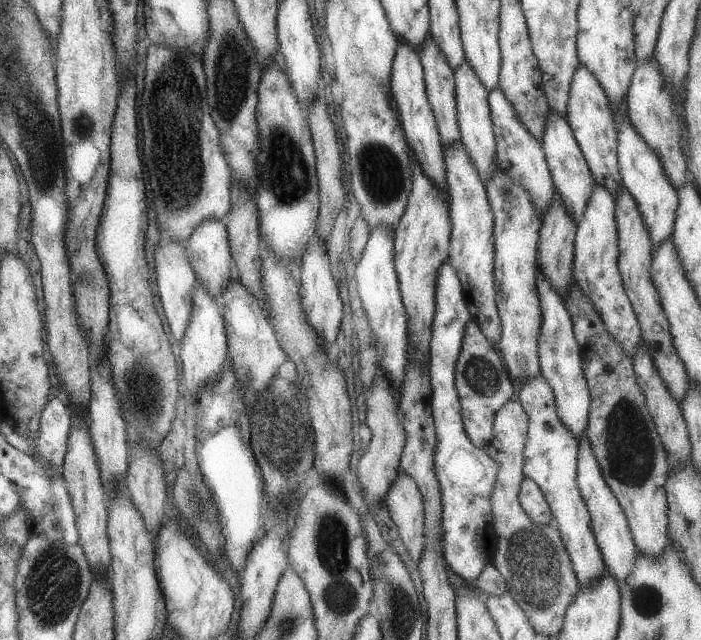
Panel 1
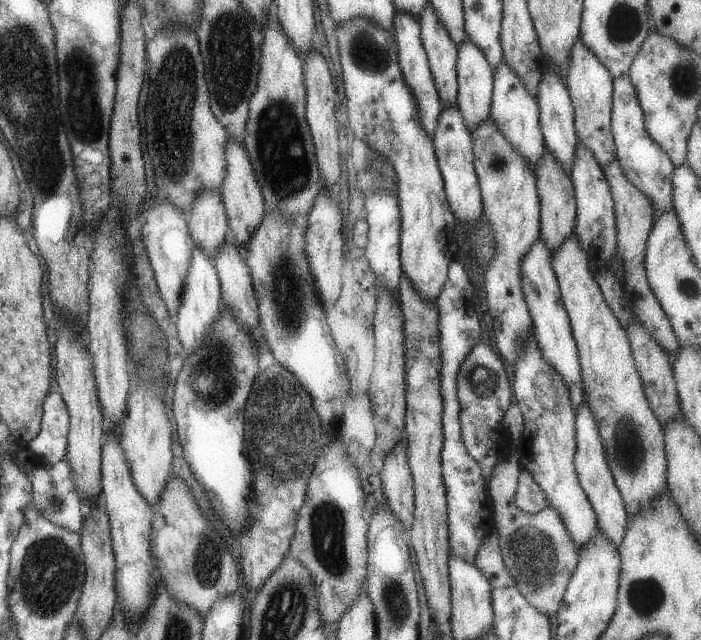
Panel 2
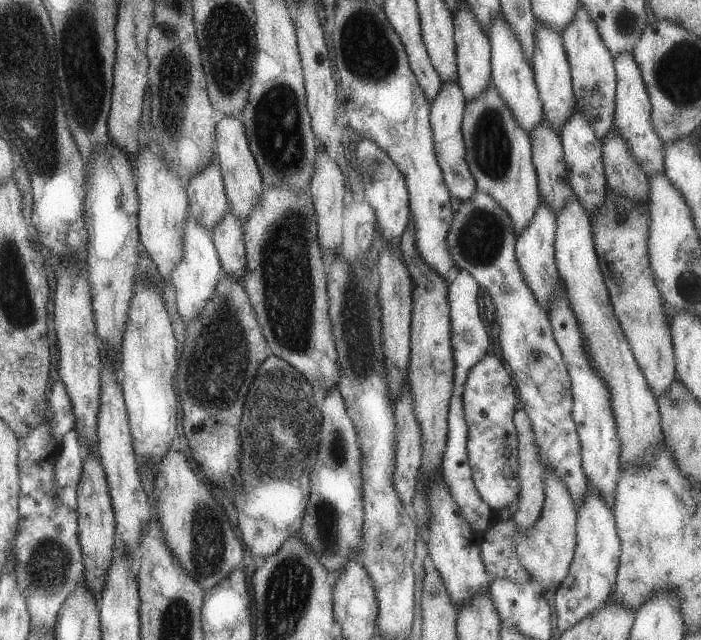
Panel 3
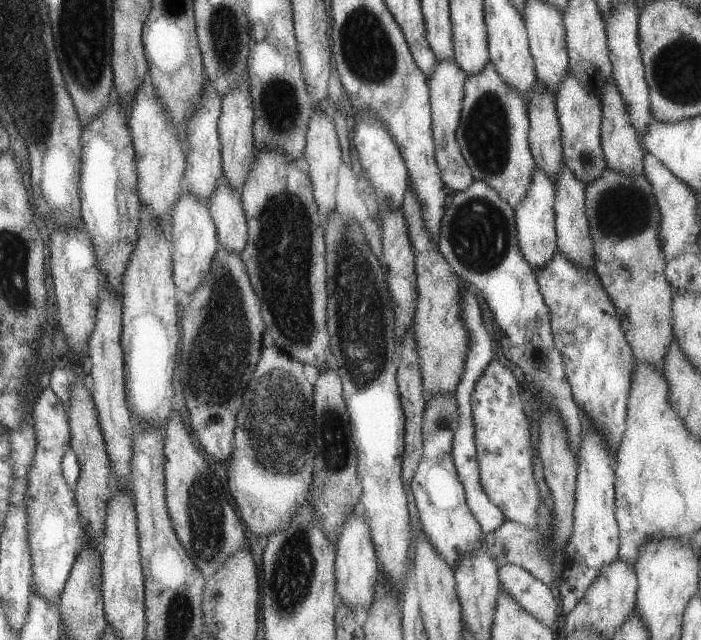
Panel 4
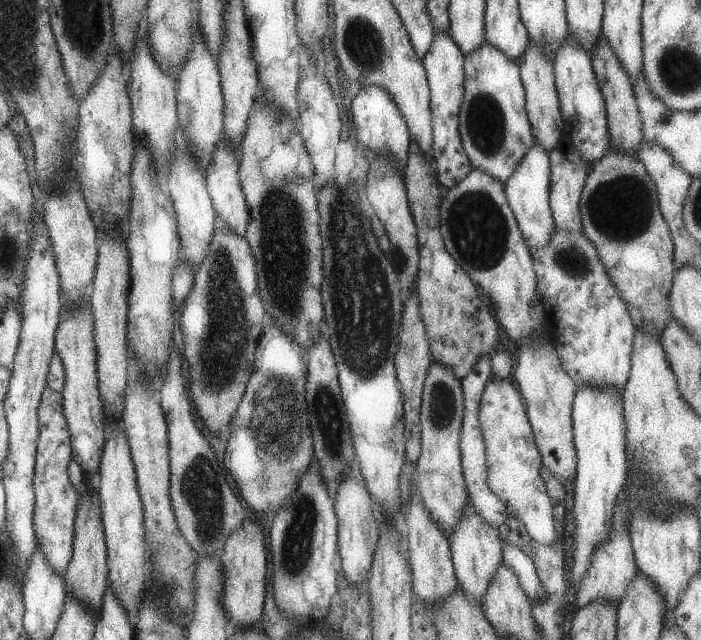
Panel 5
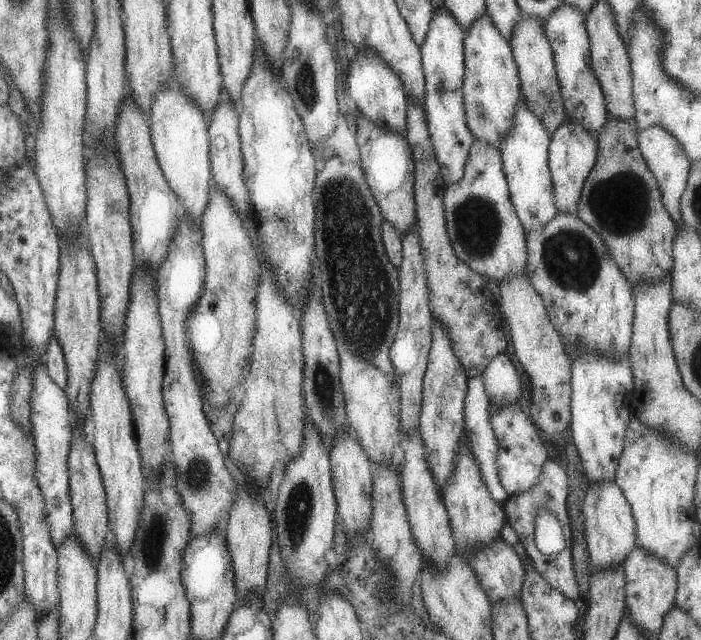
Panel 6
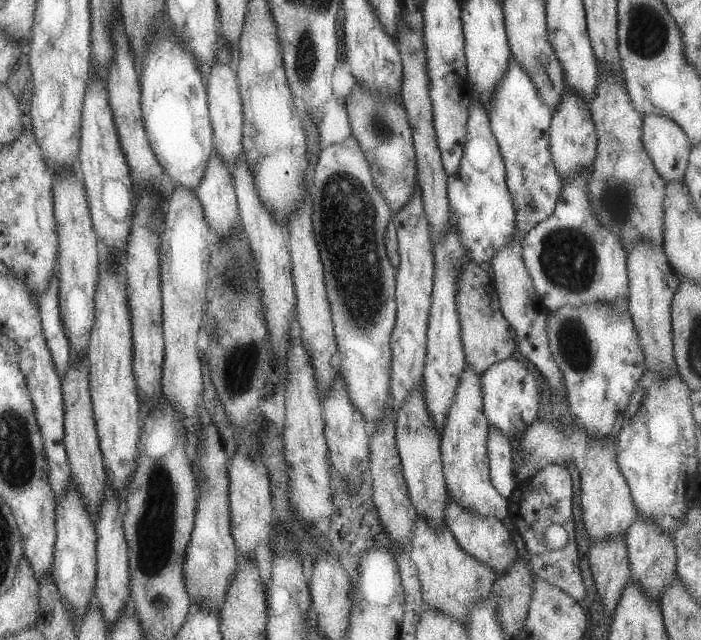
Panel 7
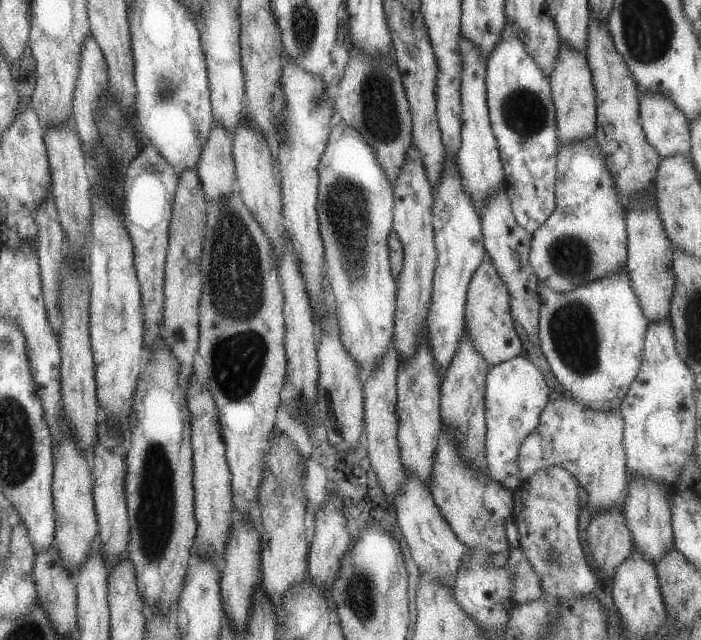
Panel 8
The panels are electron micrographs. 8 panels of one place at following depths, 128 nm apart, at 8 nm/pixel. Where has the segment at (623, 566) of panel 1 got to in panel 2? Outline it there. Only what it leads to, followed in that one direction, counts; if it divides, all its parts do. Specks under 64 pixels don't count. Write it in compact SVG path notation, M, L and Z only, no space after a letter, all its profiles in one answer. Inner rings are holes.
M583 401L579 404L577 412L574 414L574 437L575 437L575 454L574 469L576 470L579 486L585 492L591 508L596 516L596 529L603 532L609 542L618 548L625 536L625 526L627 526L627 513L621 500L619 490L613 482L613 476L609 472L609 464L605 460L605 452L603 452L603 444L601 444L601 436L597 432L597 422L593 418L593 413L589 412L587 402Z

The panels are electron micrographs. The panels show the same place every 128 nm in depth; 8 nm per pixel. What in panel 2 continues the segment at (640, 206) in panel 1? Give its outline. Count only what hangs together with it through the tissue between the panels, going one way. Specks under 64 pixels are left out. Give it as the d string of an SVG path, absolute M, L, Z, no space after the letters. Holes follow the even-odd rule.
M629 75L614 78L612 89L610 129L614 140L615 156L629 184L633 184L637 192L643 192L649 198L649 204L653 208L652 218L655 218L657 212L669 212L669 208L672 207L671 172L674 166L658 144L646 135L643 112L641 112L641 106L637 104L637 96L633 92Z

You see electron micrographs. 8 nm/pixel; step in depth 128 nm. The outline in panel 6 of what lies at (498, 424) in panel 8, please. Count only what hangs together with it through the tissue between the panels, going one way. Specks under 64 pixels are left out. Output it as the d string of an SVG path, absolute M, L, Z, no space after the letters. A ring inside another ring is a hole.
M497 354L484 366L480 376L488 403L497 407L518 405L523 396L521 378L505 354Z

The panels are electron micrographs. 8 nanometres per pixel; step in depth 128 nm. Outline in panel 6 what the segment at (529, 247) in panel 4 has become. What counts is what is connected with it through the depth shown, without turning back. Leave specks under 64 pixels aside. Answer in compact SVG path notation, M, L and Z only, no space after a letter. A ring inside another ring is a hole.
M521 96L514 108L512 124L496 148L502 159L509 199L524 232L541 229L558 210L554 204L553 184L548 168L549 142L550 134Z

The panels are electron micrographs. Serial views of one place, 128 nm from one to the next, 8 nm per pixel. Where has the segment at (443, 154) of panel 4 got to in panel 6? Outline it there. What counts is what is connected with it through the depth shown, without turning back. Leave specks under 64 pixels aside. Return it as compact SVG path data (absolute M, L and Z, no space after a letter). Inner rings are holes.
M442 5L432 8L428 30L421 47L419 47L424 75L424 100L422 104L431 145L446 186L462 178L465 160L474 140L465 121L465 108L462 100L463 38L464 30Z

